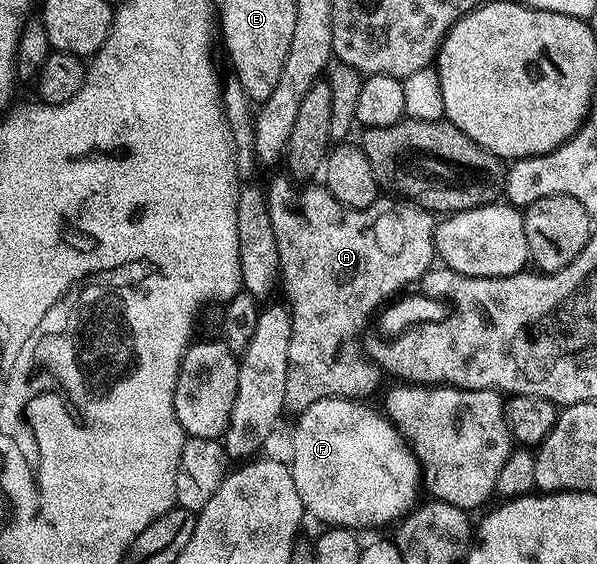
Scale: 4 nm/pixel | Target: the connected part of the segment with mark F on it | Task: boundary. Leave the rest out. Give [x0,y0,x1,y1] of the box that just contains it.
[290,398,422,526]

